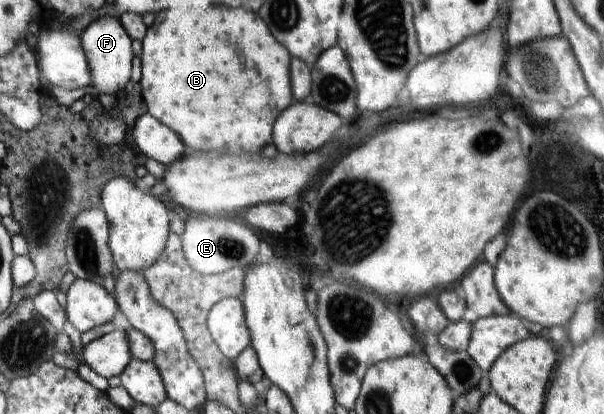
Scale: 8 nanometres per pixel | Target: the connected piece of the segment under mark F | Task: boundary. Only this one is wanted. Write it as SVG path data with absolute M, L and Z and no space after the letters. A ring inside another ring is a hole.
M103 16L93 20L79 35L82 48L86 52L87 61L90 64L90 85L88 91L93 99L98 98L102 93L110 96L117 96L118 91L125 88L131 77L131 36L122 25L119 18Z

